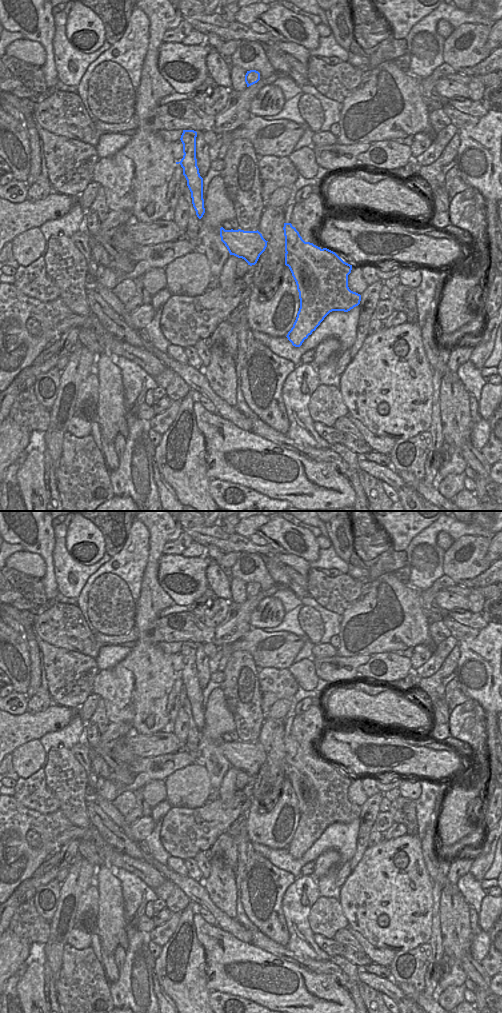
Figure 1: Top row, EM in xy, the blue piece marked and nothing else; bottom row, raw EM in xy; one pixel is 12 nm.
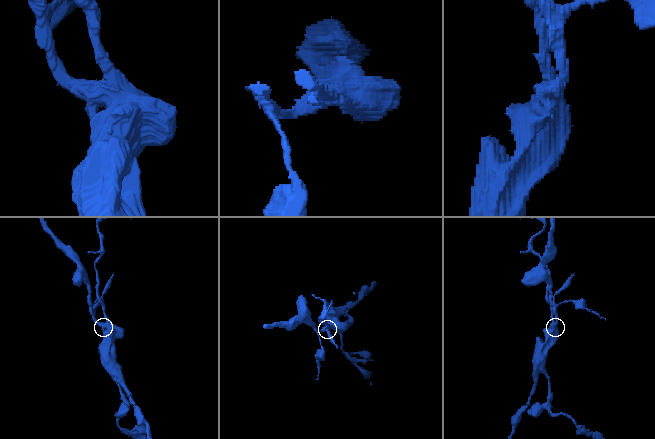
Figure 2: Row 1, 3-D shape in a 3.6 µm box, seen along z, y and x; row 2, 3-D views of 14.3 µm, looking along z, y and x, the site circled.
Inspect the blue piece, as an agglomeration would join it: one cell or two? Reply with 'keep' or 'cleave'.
cleave

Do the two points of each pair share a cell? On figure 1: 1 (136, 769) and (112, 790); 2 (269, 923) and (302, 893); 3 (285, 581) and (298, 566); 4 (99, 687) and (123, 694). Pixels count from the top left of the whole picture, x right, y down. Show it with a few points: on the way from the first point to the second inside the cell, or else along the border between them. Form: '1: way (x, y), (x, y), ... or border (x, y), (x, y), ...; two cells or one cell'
1: way (133, 776), (124, 785), (119, 786); one cell
2: border (287, 887), (281, 903), (281, 910), (288, 933); two cells
3: border (264, 556), (270, 559), (278, 559), (286, 565); two cells
4: way (105, 687), (117, 688); one cell

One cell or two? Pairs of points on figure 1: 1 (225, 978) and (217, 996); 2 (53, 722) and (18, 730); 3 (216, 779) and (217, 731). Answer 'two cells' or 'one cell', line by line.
1: two cells
2: one cell
3: one cell

